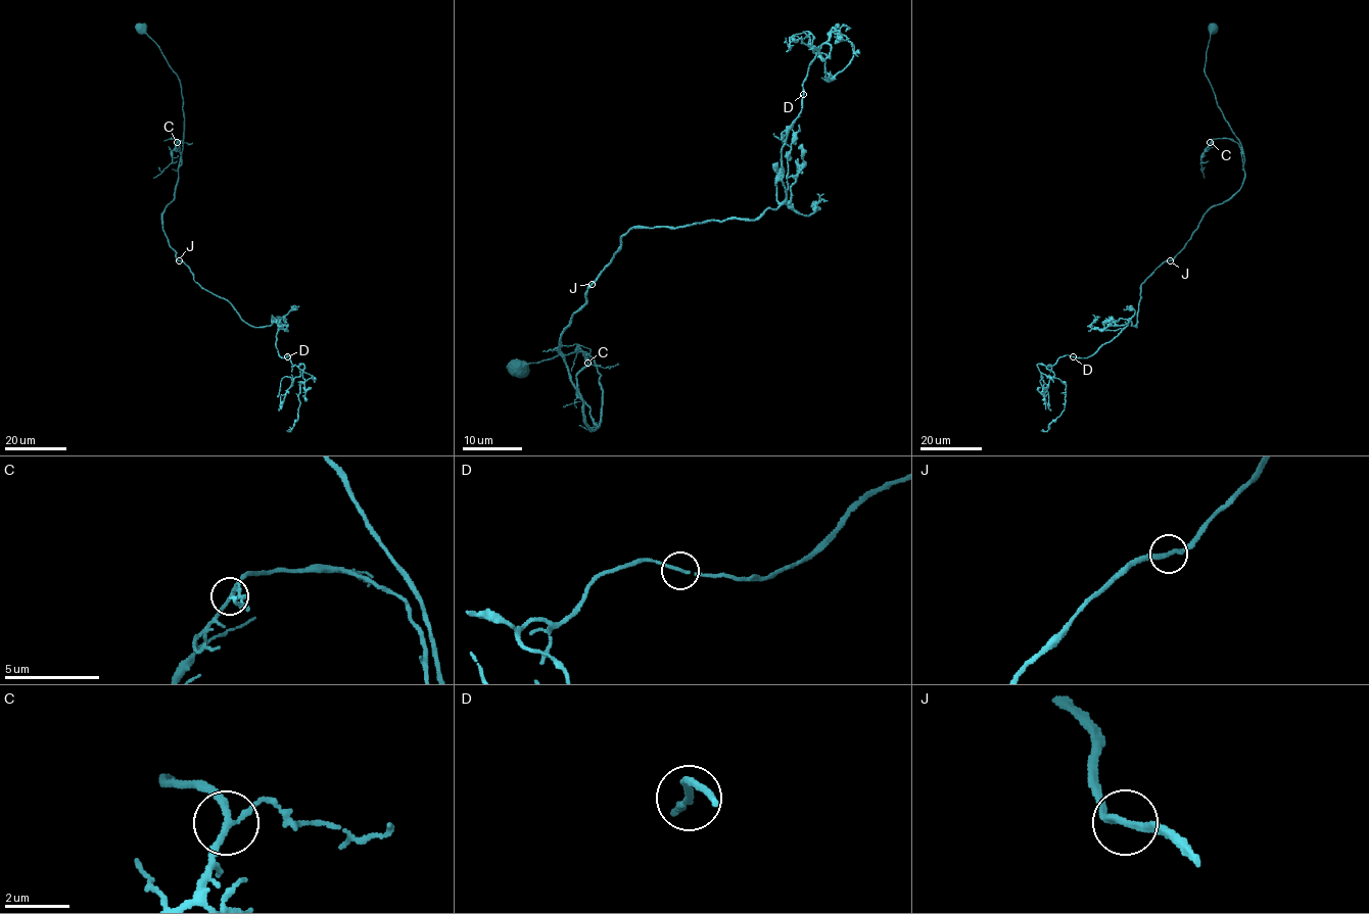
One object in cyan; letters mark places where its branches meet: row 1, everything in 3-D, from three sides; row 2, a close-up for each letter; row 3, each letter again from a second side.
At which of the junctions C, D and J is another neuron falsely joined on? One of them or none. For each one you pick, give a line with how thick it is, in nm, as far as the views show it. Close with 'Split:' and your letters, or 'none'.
Split: none

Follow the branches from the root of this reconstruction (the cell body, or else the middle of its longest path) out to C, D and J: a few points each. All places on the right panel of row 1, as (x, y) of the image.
C: (1213, 28), (1204, 73), (1217, 106), (1242, 151), (1237, 143), (1228, 138), (1214, 138), (1210, 142)
D: (1213, 28), (1204, 73), (1240, 144), (1242, 186), (1141, 284), (1136, 327), (1129, 321), (1092, 355), (1073, 356)
J: (1213, 28), (1204, 73), (1217, 106), (1240, 144), (1244, 180), (1229, 198), (1204, 214), (1185, 246), (1170, 260)

